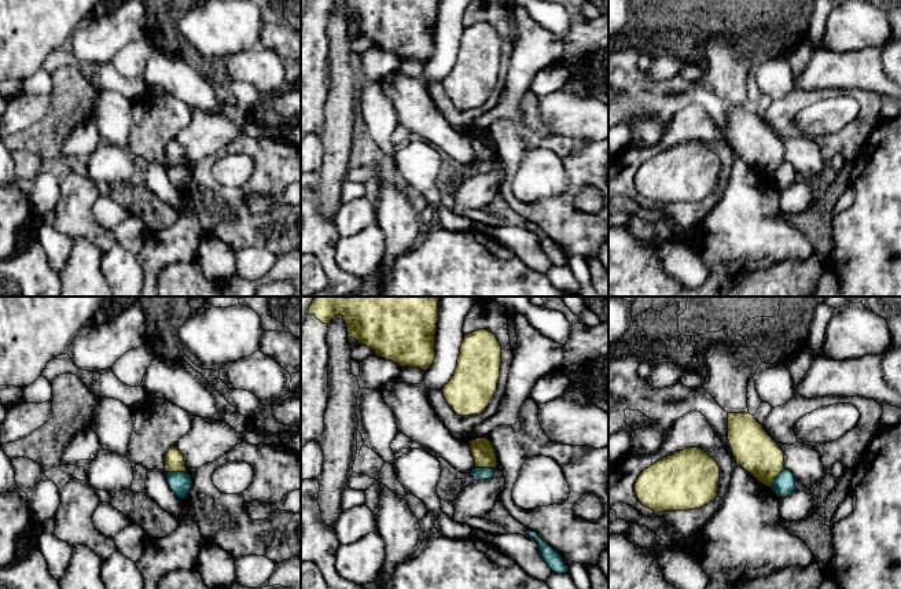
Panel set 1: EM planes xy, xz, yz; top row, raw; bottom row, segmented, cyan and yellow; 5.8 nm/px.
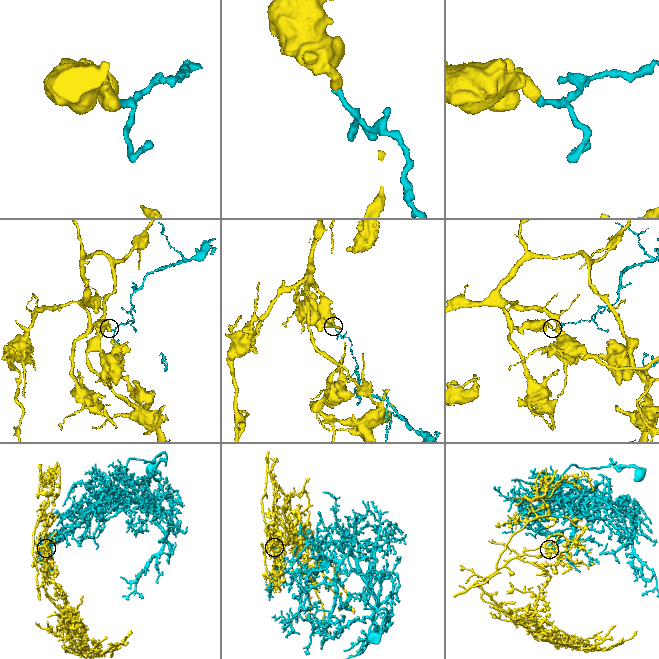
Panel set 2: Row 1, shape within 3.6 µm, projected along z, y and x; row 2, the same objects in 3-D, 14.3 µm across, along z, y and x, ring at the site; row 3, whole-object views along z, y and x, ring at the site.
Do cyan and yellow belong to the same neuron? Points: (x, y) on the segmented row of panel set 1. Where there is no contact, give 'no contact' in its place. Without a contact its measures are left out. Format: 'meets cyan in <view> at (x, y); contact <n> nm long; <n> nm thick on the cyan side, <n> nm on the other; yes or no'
meets cyan in xy at (176, 472); contact 120 nm long; 130 nm thick on the cyan side, 110 nm on the other; no

